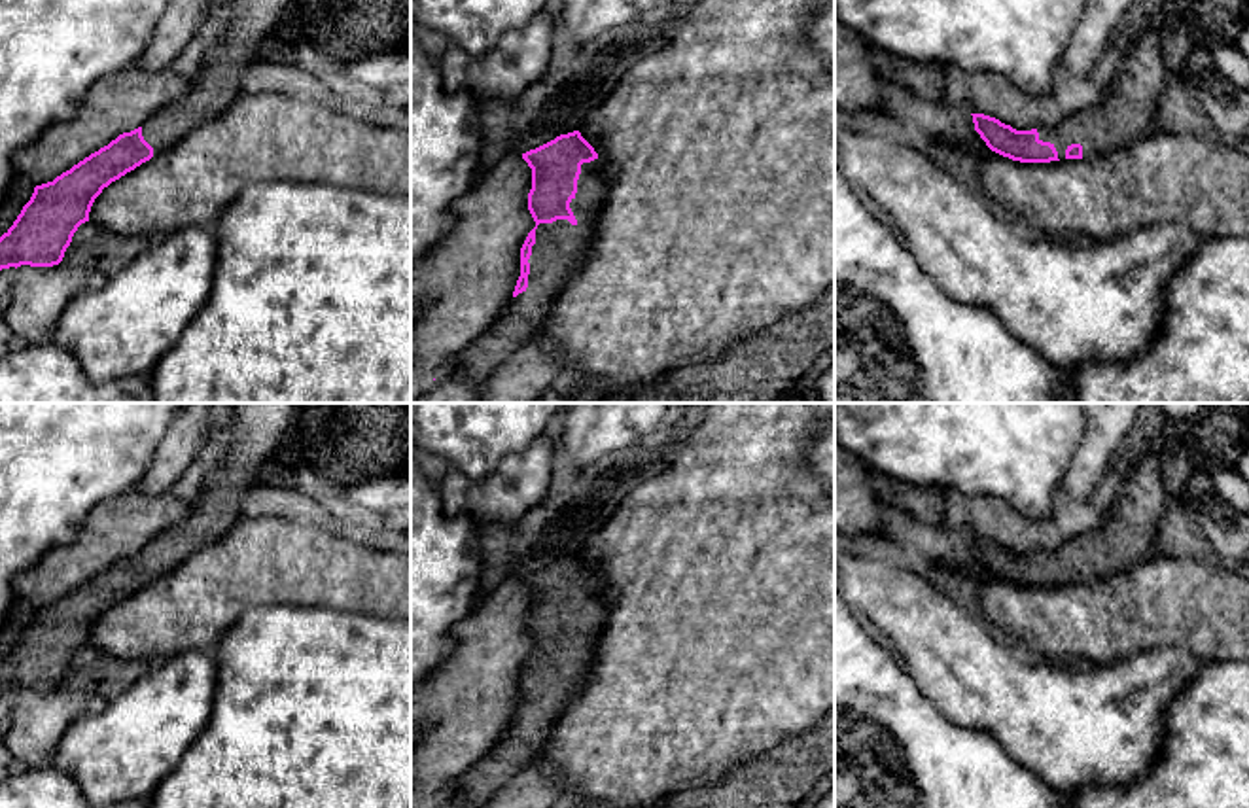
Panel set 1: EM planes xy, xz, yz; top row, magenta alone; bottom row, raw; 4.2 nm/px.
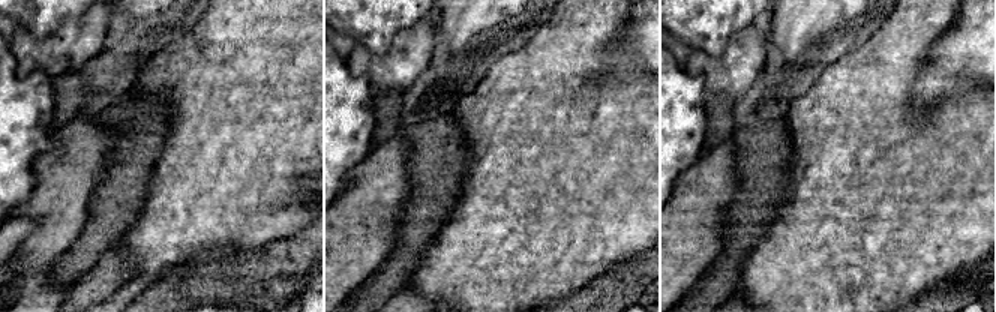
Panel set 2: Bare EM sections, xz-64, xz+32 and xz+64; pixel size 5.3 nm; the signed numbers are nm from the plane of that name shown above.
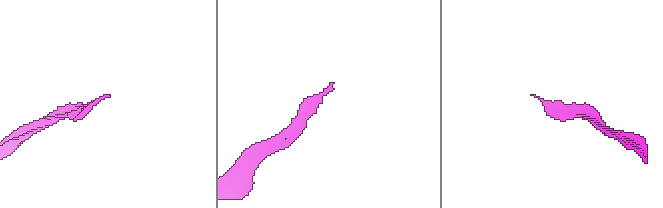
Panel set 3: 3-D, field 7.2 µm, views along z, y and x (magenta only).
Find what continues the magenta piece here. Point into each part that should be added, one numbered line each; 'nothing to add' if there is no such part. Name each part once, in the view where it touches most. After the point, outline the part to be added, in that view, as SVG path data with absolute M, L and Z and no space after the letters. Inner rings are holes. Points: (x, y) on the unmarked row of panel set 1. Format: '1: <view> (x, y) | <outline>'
1: xz (559, 674) | M600 583L581 588L577 604L577 617L570 626L570 632L577 643L572 649L568 643L556 643L553 647L539 647L536 653L536 668L532 670L528 711L513 721L507 732L462 776L458 776L441 797L443 800L458 802L486 802L501 787L505 787L519 772L530 766L545 738L554 729L556 721L564 713L566 706L572 704L585 685L592 662L596 659L596 641L607 619L607 604Z

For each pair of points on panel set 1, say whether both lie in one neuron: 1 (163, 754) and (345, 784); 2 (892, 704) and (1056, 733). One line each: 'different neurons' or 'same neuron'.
1: different neurons
2: different neurons

